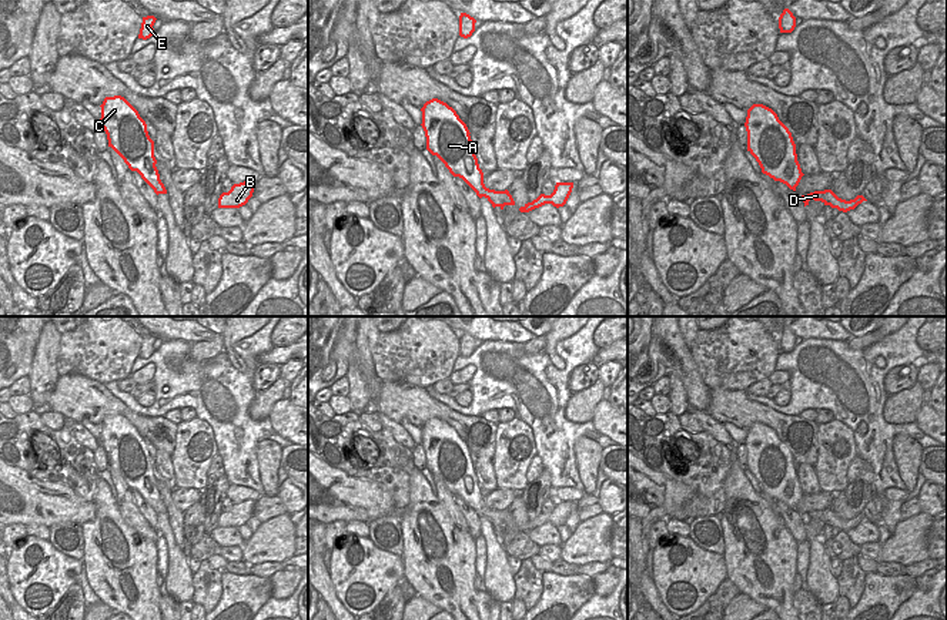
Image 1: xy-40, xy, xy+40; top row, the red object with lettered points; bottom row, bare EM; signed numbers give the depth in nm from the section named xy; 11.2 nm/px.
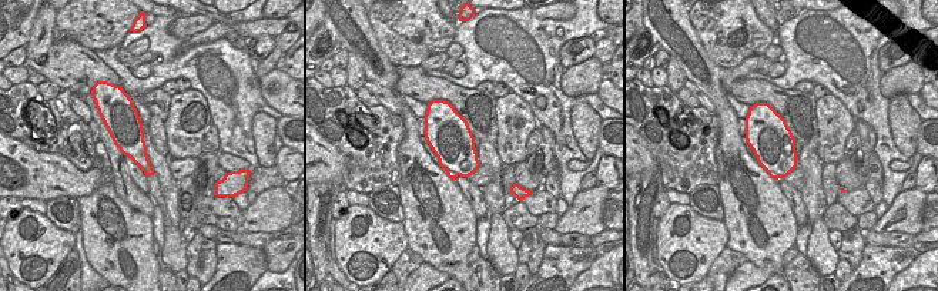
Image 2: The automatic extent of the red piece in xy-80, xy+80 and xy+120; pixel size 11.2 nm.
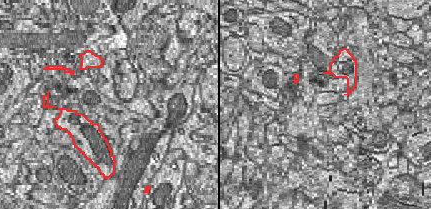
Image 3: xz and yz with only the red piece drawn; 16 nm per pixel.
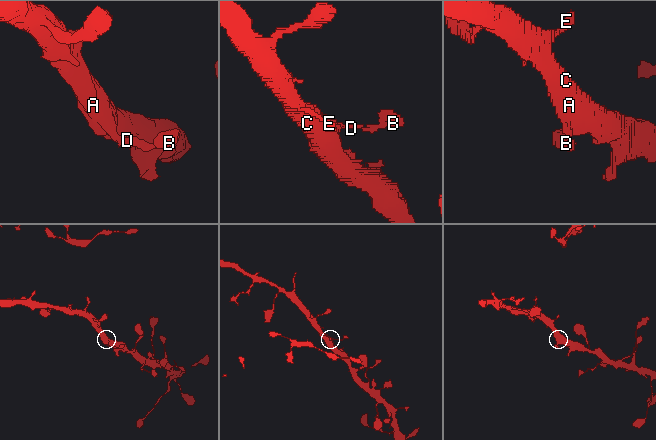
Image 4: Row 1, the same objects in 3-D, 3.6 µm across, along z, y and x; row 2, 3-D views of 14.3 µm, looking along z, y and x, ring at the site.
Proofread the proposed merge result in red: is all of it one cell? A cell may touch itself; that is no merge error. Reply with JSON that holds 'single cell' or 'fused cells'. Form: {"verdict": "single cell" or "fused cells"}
{"verdict": "single cell"}

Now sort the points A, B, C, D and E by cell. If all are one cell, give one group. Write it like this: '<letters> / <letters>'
A B C D E

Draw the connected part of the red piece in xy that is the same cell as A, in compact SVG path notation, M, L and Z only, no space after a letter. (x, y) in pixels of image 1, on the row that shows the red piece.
M438 98L426 101L421 111L426 150L436 155L454 177L462 178L479 198L485 197L493 208L515 205L508 190L495 191L485 187L471 133L456 111Z

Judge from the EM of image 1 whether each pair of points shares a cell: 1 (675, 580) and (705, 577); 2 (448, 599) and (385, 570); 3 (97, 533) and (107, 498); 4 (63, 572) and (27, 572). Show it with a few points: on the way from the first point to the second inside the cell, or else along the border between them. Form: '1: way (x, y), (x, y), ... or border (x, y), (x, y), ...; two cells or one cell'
1: way (682, 579), (698, 577); one cell
2: border (401, 558), (405, 577); two cells
3: way (101, 525), (107, 506); one cell
4: way (52, 573), (29, 580); one cell

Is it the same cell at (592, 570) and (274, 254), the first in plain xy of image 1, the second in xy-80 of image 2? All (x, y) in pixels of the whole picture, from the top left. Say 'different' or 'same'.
different

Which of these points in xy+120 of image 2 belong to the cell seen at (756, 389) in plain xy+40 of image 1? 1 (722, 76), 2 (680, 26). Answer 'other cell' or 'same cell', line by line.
1: same cell
2: same cell

